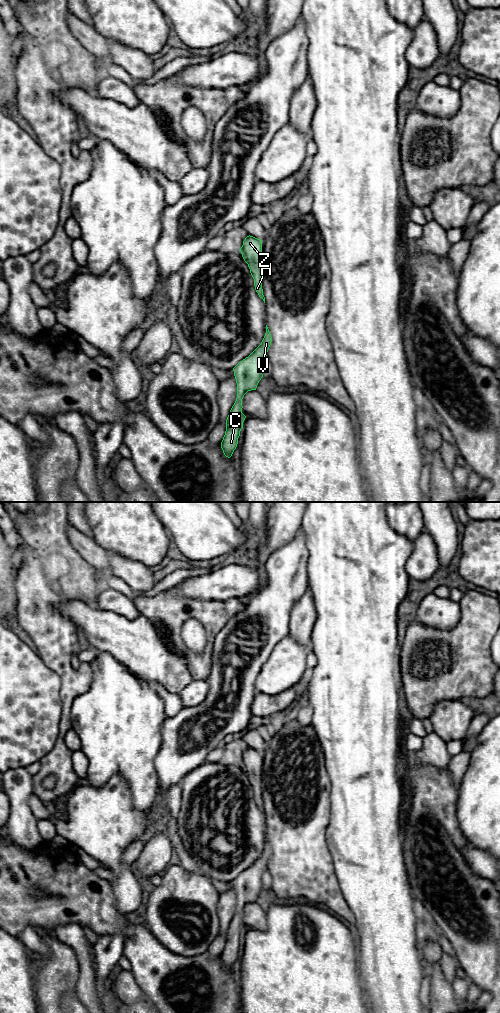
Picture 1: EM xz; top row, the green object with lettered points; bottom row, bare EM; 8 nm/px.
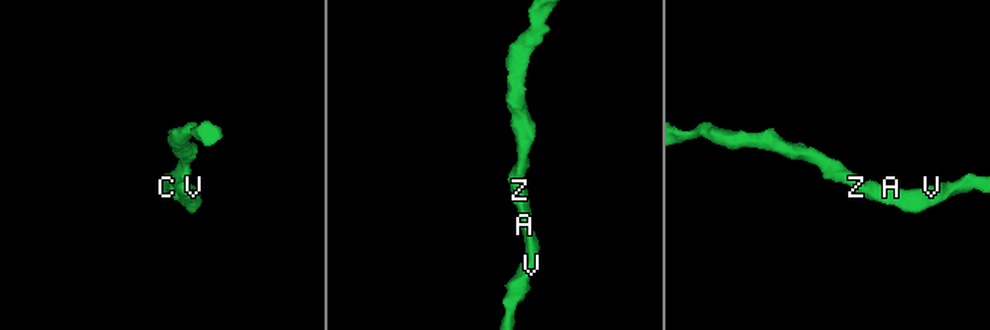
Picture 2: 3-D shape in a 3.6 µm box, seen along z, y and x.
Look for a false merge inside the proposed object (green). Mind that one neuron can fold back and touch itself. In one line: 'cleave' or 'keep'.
keep

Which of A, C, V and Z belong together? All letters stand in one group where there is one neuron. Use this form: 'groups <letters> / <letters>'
groups A C V Z

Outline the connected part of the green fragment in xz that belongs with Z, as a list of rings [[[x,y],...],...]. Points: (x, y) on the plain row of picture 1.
[[[249,747],[243,753],[243,757],[239,763],[244,773],[248,776],[250,785],[254,791],[255,802],[265,815],[261,794],[262,752]]]

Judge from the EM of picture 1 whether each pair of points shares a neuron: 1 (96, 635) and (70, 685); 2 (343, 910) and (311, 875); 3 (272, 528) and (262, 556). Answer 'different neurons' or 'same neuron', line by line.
1: different neurons
2: same neuron
3: same neuron

